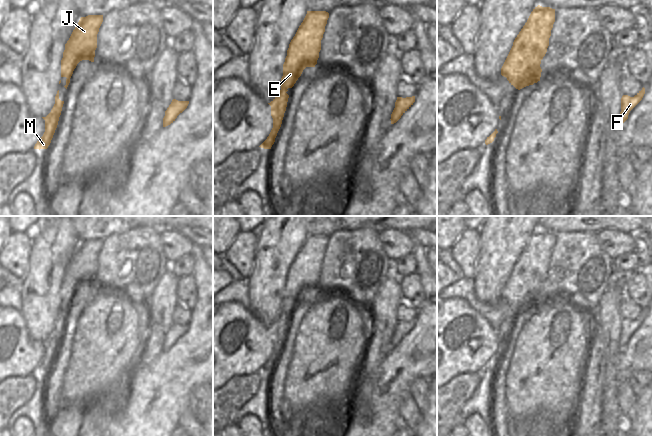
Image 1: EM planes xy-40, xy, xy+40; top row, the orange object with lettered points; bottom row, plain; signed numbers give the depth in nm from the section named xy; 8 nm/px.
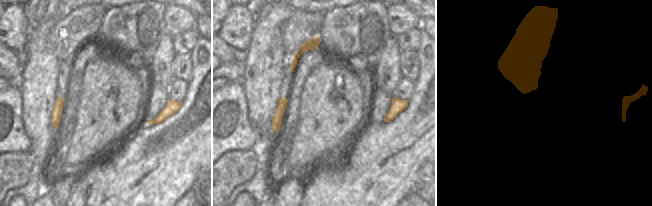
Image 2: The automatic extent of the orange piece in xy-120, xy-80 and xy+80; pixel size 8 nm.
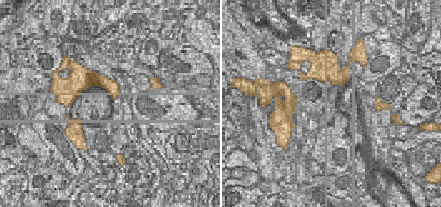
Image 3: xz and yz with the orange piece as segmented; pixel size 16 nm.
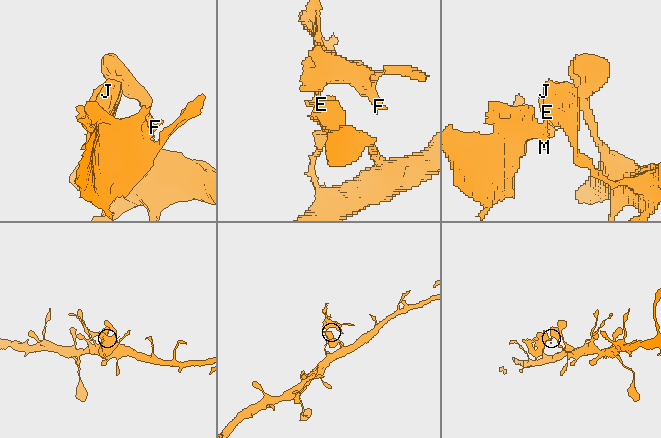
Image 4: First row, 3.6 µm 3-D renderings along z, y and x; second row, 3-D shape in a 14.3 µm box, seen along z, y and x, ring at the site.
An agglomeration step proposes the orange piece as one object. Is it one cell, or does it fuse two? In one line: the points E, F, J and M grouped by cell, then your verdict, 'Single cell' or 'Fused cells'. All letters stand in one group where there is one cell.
Groups: E J / F M. Fused cells

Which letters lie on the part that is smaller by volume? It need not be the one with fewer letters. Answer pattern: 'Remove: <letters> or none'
Remove: F, M

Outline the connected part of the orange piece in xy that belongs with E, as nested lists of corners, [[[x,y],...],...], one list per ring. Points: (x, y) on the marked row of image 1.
[[[307,11],[289,44],[281,87],[292,88],[306,67],[315,67],[328,18],[329,13],[326,11]]]

